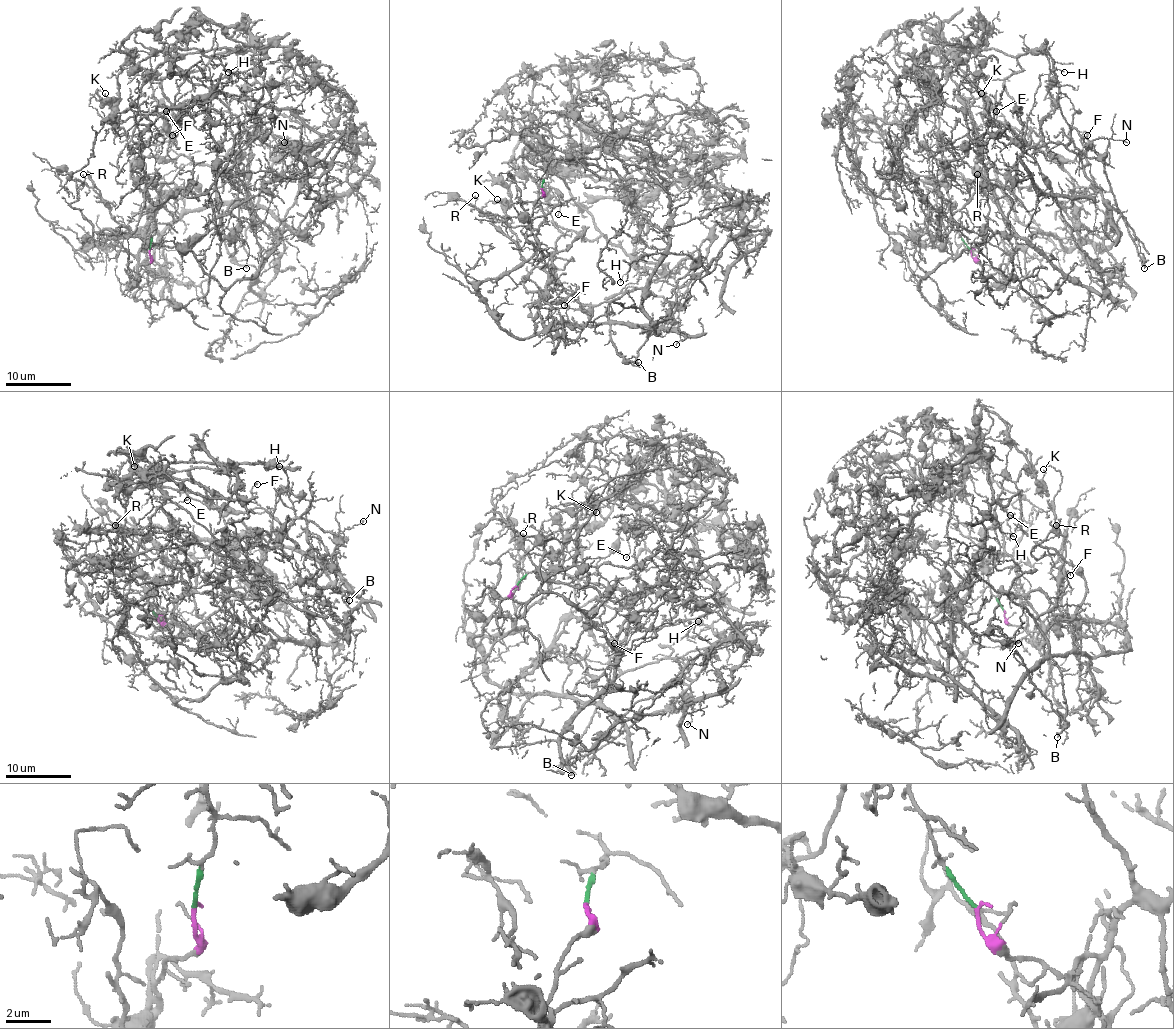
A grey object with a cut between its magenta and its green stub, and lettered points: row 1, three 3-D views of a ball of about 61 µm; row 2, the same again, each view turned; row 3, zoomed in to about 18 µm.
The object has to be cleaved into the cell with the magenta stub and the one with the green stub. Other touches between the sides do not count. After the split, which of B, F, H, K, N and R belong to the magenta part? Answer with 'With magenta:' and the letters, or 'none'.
With magenta: B, F, N, R

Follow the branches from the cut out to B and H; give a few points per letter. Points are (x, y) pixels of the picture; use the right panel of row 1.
B: (970, 249), (998, 269), (1036, 233), (1107, 248), (1120, 235), (1107, 233), (1110, 205), (1145, 268)
H: (970, 249), (951, 215), (933, 69), (956, 51), (977, 47), (1011, 56), (1039, 51), (1064, 72)

